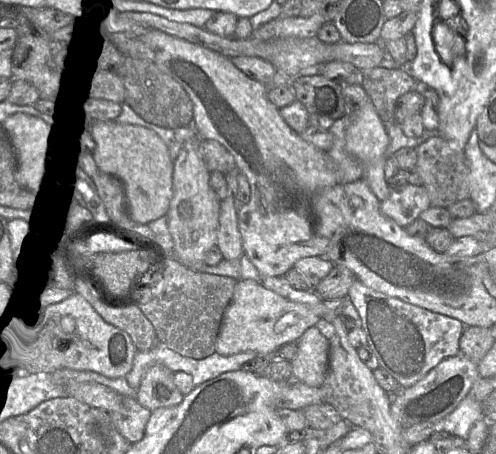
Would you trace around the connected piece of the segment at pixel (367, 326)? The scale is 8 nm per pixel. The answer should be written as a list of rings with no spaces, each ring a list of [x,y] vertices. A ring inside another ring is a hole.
[[[359,279],[354,280],[348,297],[361,317],[361,328],[380,368],[391,374],[401,388],[413,386],[441,361],[461,354],[460,338],[466,326],[460,320],[376,291]]]

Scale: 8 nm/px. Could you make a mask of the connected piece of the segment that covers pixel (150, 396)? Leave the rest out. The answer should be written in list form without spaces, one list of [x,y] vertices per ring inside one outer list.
[[[163,365],[148,368],[137,388],[136,401],[152,412],[180,404],[184,395],[176,387],[173,374]]]

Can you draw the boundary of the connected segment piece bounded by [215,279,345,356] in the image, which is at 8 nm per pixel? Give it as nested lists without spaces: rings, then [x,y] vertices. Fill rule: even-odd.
[[[241,279],[236,284],[231,302],[223,314],[215,351],[222,356],[231,356],[246,351],[254,351],[258,356],[270,356],[282,345],[298,341],[301,335],[308,328],[315,326],[320,319],[340,316],[344,302],[345,298],[334,298],[323,300],[317,306],[309,306],[278,295],[267,289],[261,282]]]

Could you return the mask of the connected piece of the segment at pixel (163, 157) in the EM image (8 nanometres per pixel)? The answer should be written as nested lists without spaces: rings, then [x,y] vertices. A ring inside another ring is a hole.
[[[95,120],[95,121],[96,122],[92,122],[90,126],[80,126],[80,127],[90,128],[94,136],[94,155],[95,155],[95,161],[97,163],[97,170],[115,176],[123,183],[128,205],[128,213],[131,220],[141,224],[147,224],[153,220],[156,220],[166,215],[173,196],[173,161],[170,158],[169,150],[165,142],[155,131],[143,126],[133,124],[120,124],[114,120]]]

